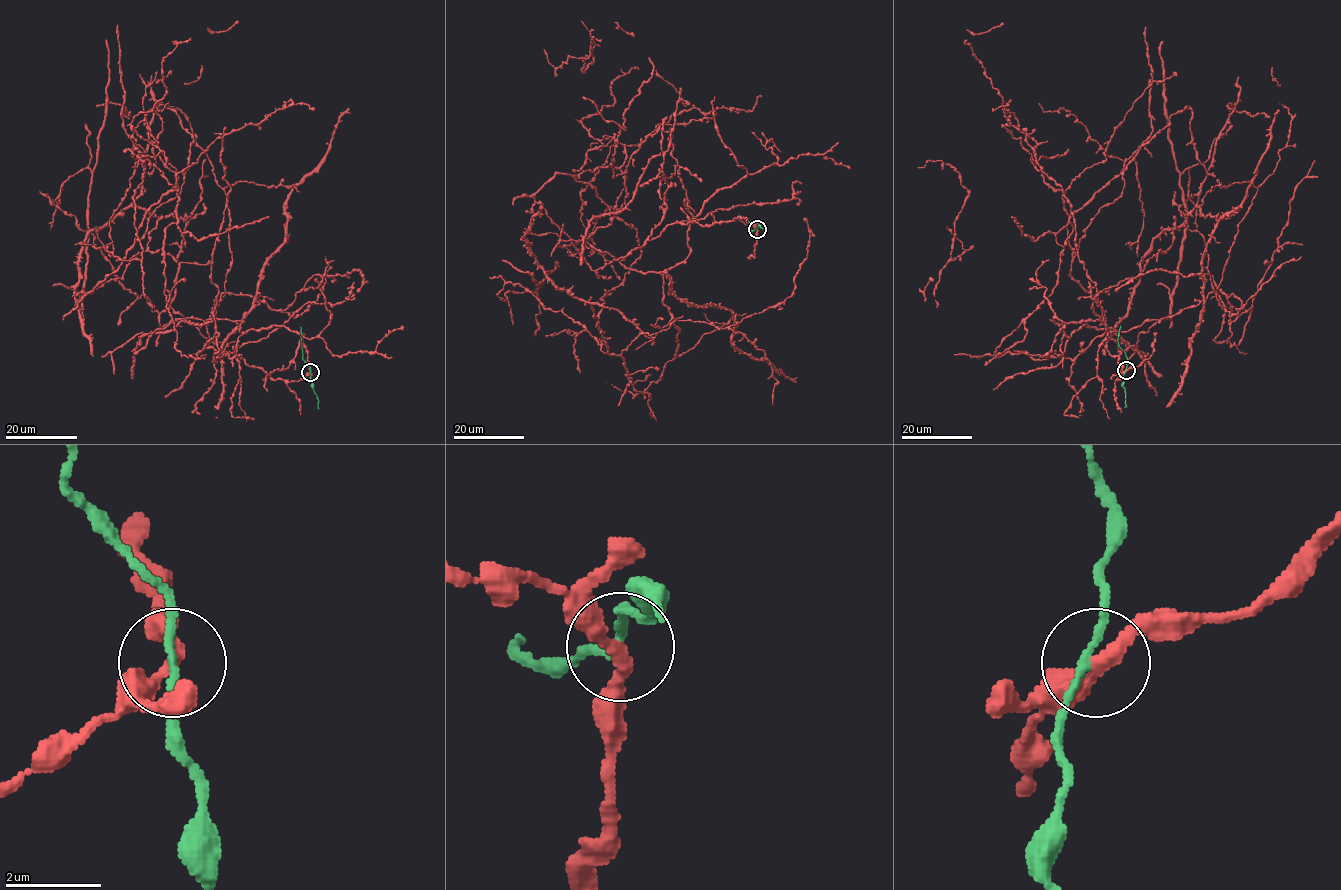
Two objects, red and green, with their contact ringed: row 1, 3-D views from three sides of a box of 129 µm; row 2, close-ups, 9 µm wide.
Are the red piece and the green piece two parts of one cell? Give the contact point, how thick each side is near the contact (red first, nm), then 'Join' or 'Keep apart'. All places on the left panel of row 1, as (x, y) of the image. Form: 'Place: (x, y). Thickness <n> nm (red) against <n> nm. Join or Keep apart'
Place: (310, 372). Thickness 280 nm (red) against 160 nm. Keep apart

